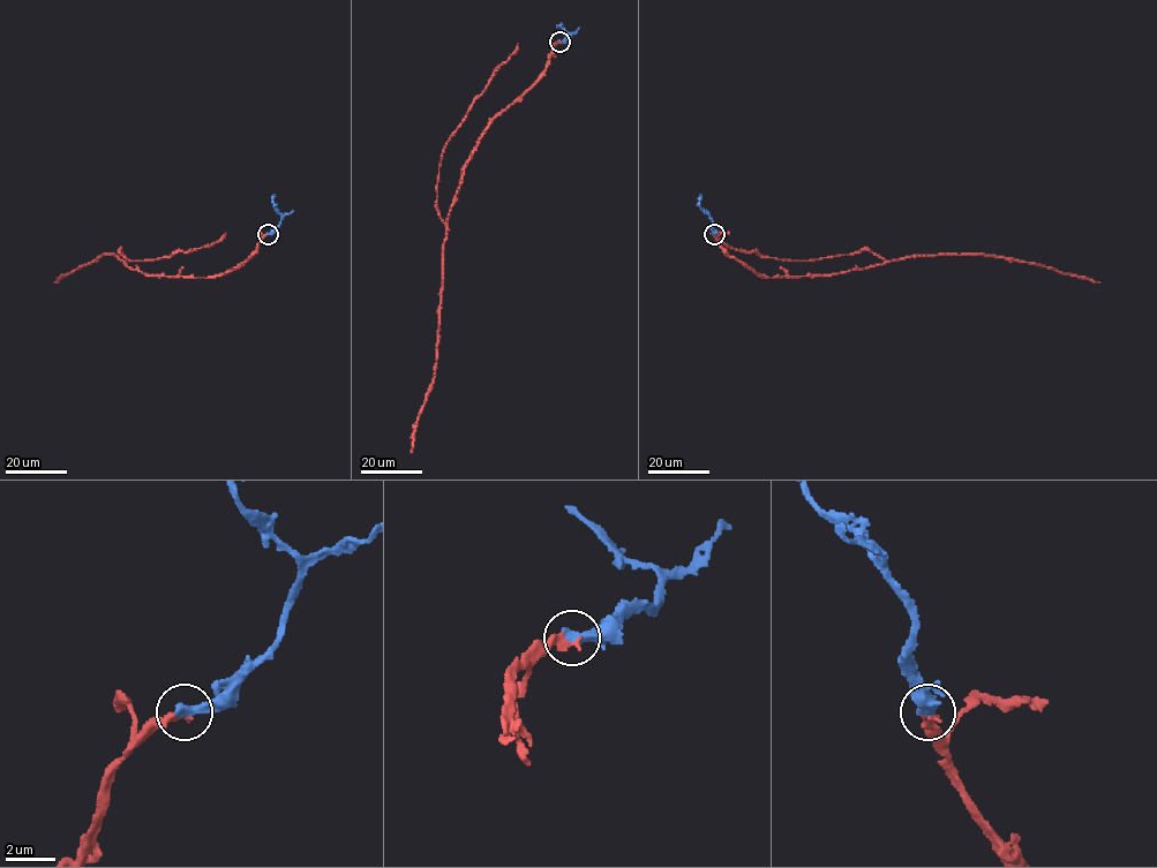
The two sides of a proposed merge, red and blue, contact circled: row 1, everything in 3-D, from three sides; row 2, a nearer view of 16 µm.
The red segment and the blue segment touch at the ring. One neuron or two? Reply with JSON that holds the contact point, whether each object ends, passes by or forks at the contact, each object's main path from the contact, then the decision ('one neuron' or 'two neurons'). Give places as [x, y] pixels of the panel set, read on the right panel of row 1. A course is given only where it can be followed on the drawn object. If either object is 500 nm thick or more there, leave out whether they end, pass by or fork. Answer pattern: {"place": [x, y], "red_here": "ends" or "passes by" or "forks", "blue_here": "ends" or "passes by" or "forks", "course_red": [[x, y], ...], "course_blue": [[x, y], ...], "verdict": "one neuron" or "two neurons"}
{"place": [714, 234], "red_here": "ends", "blue_here": "ends", "course_red": [[715, 234], [729, 256], [760, 277], [821, 277], [906, 257], [974, 254], [1032, 263], [1101, 281]], "course_blue": [[715, 234], [711, 218], [699, 205], [700, 194]], "verdict": "one neuron"}

